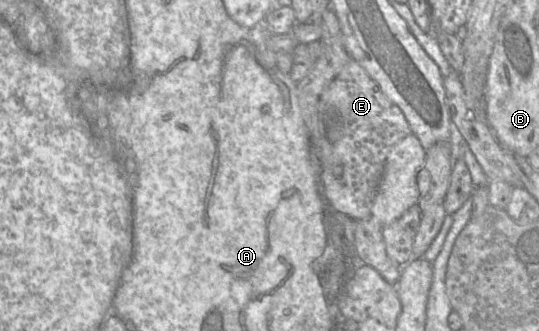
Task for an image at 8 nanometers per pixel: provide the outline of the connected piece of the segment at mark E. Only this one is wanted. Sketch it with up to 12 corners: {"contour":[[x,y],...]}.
{"contour":[[351,59],[309,133],[323,195],[370,217],[388,153],[412,133]]}

